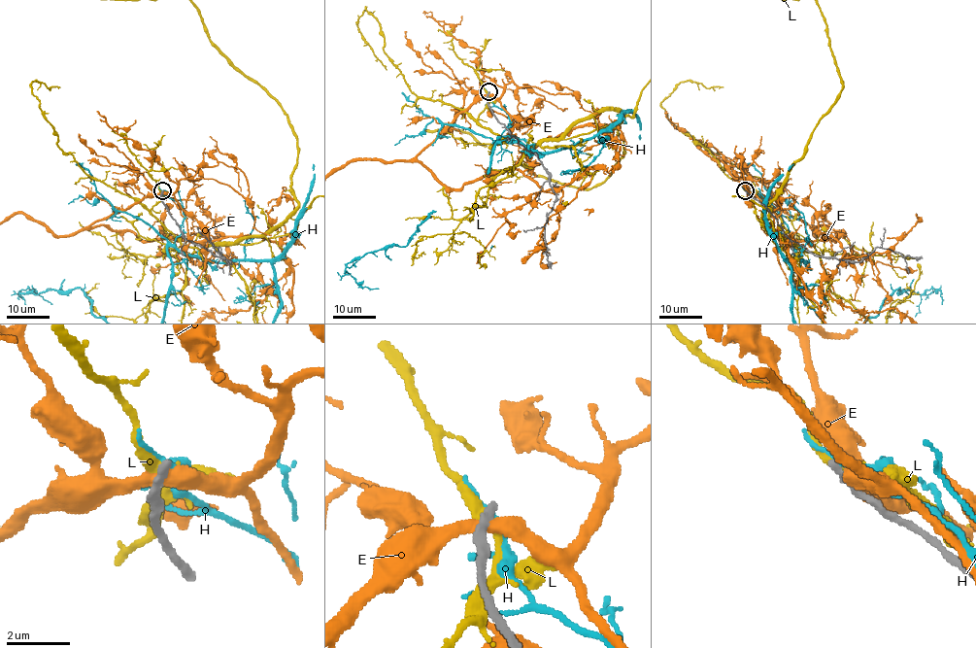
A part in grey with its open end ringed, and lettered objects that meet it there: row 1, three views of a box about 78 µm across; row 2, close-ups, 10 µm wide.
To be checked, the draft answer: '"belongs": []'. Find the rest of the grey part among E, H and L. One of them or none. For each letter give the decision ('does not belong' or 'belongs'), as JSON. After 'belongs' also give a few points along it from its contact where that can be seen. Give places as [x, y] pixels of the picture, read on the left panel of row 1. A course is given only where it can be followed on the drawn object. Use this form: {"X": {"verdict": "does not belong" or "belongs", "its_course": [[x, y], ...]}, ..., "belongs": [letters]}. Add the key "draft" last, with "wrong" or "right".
{"E": {"verdict": "does not belong"}, "H": {"verdict": "does not belong"}, "L": {"verdict": "does not belong"}, "belongs": [], "draft": "right"}

